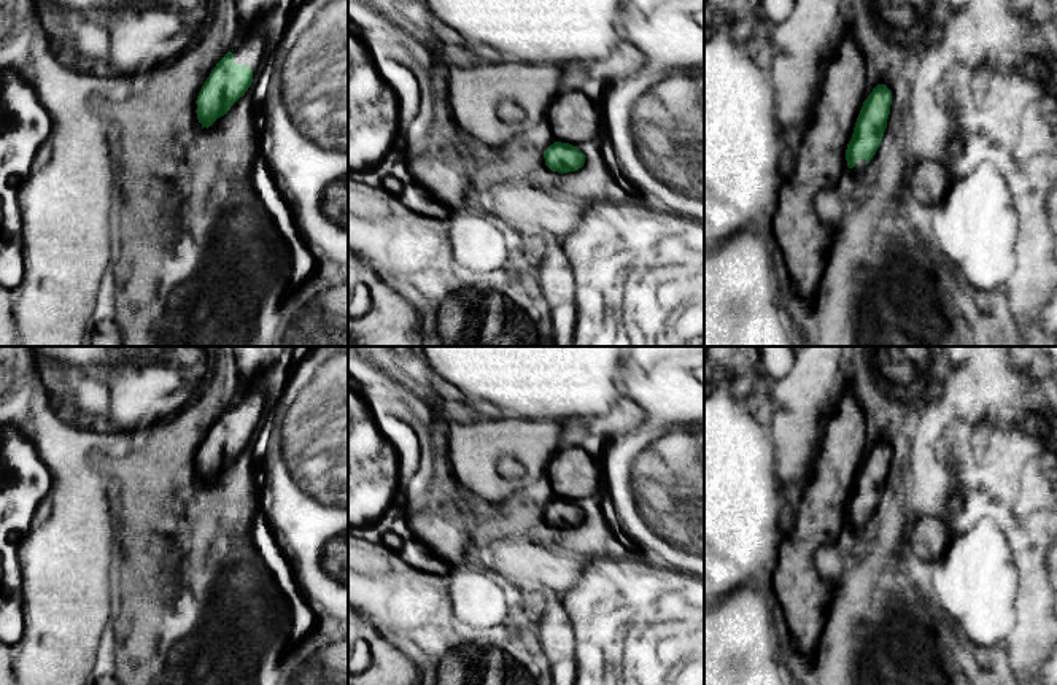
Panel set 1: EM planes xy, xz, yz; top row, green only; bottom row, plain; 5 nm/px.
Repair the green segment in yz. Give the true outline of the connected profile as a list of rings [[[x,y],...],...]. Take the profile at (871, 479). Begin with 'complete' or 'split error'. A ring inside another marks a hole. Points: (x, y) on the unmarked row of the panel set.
split error; [[[877,440],[863,458],[846,505],[847,523],[855,529],[861,528],[876,510],[887,485],[890,461],[892,447],[885,440]]]

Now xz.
complete; [[[555,497],[544,507],[545,521],[552,528],[567,529],[583,523],[585,510],[569,499]]]

